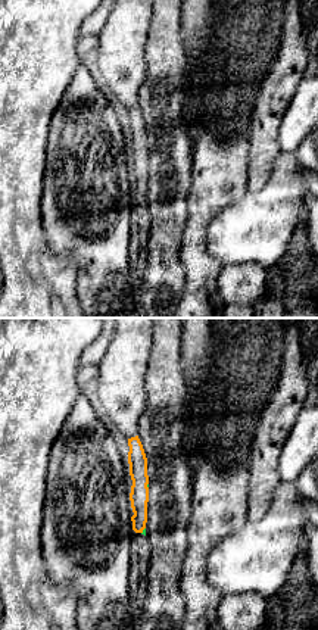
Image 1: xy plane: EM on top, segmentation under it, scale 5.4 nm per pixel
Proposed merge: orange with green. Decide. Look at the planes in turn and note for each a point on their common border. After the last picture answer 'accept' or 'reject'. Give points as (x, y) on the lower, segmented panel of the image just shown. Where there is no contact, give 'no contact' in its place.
(143, 529)

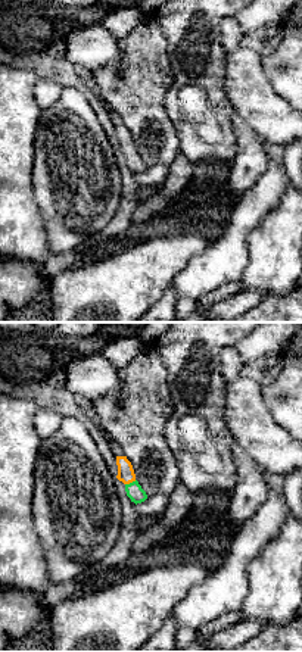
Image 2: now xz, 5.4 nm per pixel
(130, 482)

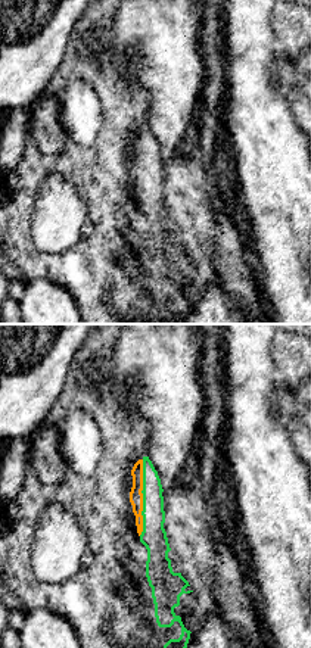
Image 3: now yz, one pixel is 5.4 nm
(142, 498)

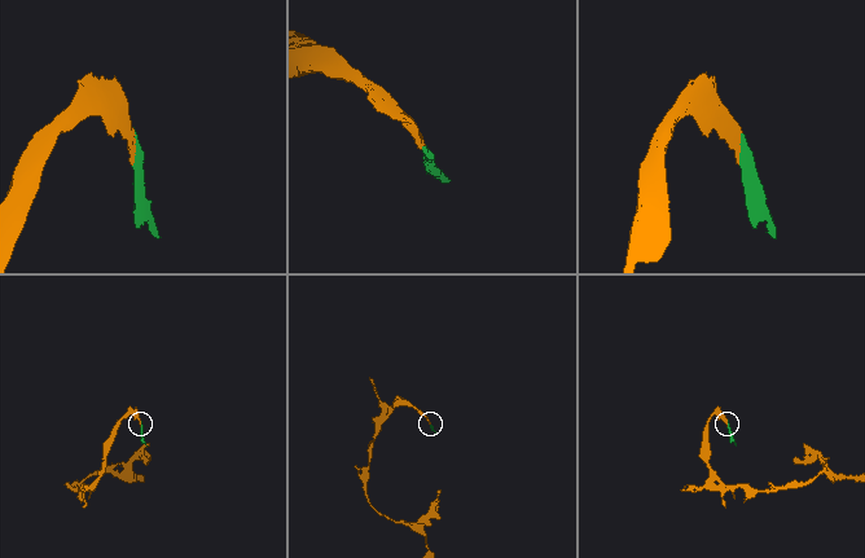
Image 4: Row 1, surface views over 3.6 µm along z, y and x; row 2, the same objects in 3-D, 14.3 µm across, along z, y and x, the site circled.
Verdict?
accept

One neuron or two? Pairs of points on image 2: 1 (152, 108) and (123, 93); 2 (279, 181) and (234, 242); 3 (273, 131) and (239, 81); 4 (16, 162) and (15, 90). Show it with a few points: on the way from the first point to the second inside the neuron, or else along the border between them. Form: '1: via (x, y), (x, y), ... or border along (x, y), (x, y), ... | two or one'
1: via (145, 105), (130, 93) | one
2: via (264, 196), (237, 227) | one
3: via (273, 119), (251, 93) | one
4: via (15, 144), (15, 108) | one

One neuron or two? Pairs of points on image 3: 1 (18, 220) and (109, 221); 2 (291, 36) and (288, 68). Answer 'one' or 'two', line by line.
1: one
2: one

